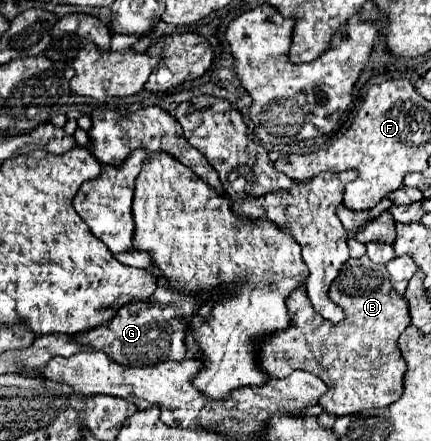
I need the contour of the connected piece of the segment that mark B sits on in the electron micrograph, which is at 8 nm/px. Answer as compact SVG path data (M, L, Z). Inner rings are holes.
M363 255L343 263L335 279L335 303L347 315L339 325L317 315L305 289L297 287L287 299L291 325L263 341L259 353L261 367L271 377L287 377L295 369L321 377L329 391L319 399L319 405L333 415L353 415L363 409L391 405L403 393L403 377L407 371L407 363L397 347L399 335L411 325L407 299L391 287L385 265L375 265Z

